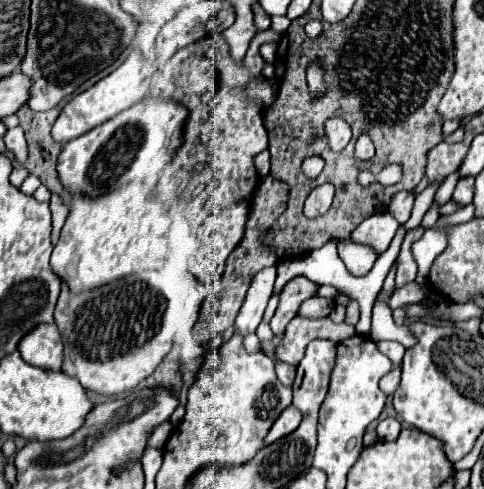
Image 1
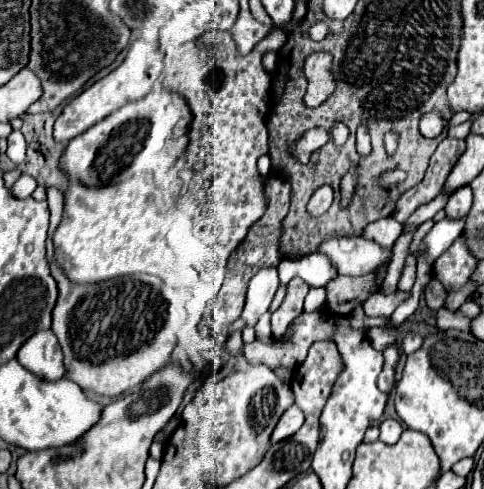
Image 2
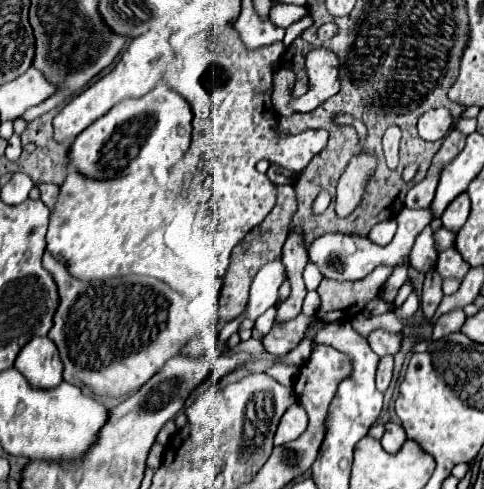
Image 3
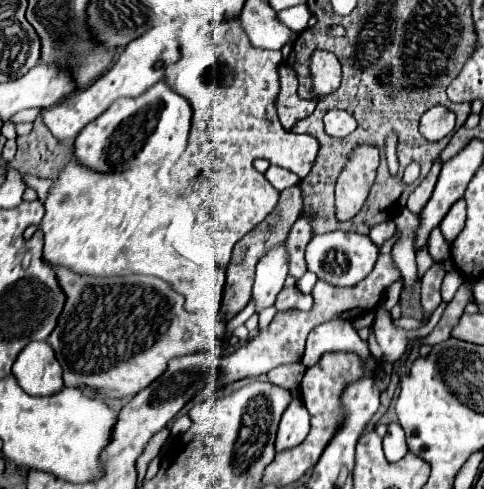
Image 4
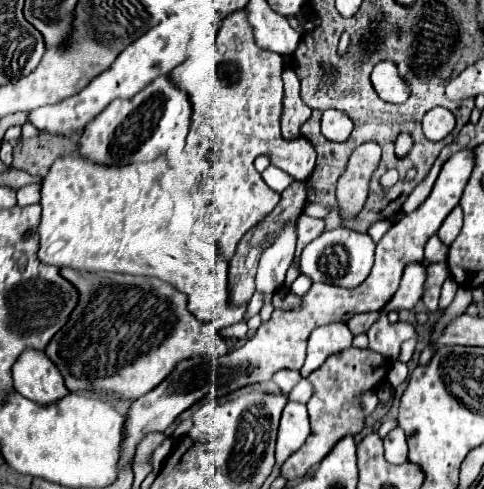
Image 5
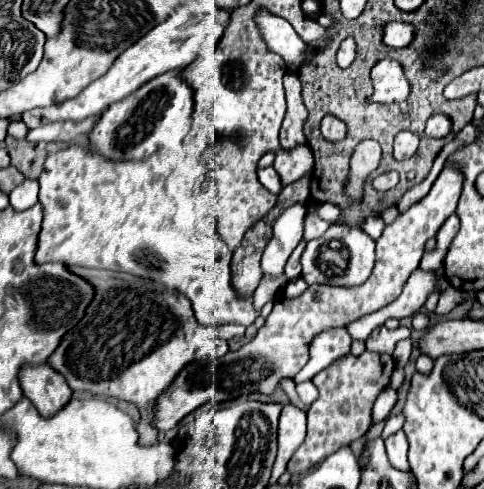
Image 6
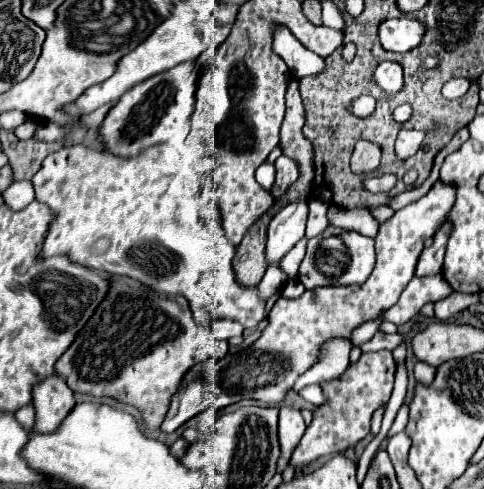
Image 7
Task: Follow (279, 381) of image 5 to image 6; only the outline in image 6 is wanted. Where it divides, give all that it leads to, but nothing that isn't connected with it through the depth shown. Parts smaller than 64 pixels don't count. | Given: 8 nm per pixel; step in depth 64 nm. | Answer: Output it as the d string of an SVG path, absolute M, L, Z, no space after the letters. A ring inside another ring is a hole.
M284 378L280 381L280 388L287 394L290 399L290 402L303 410L305 413L308 411L308 406L302 403L297 392L296 384L293 379Z

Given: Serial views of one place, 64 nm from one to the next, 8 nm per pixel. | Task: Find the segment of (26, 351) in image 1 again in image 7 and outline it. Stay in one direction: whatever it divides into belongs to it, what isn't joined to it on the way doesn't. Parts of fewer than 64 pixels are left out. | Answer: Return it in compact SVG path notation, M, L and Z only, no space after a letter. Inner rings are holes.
M50 376L48 380L44 380L44 384L38 384L34 392L34 408L36 408L34 432L38 434L56 432L74 406L76 402L72 390L68 390L58 376Z

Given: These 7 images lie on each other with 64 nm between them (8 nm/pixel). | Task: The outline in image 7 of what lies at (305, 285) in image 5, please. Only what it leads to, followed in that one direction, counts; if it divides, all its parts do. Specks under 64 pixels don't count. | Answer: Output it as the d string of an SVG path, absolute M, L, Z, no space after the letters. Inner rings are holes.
M288 280L286 282L286 286L284 286L284 290L282 290L282 296L284 298L298 298L298 296L302 296L304 294L304 284L300 284L298 280Z

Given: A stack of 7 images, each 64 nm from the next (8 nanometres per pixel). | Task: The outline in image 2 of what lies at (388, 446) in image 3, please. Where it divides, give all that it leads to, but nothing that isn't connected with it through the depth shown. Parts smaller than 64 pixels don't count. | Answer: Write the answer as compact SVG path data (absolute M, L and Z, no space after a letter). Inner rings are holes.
M384 420L382 426L380 426L380 440L384 444L396 444L400 440L402 432L404 432L404 428L400 426L400 422L396 422L396 420Z

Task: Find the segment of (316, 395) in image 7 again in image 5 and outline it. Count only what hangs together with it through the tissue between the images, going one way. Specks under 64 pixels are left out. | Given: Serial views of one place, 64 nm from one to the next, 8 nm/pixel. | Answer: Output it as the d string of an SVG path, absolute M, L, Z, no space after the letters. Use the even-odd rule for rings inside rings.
M300 380L300 382L294 386L294 390L290 392L288 398L306 404L306 402L310 400L310 396L312 396L312 384L308 384L308 380Z

